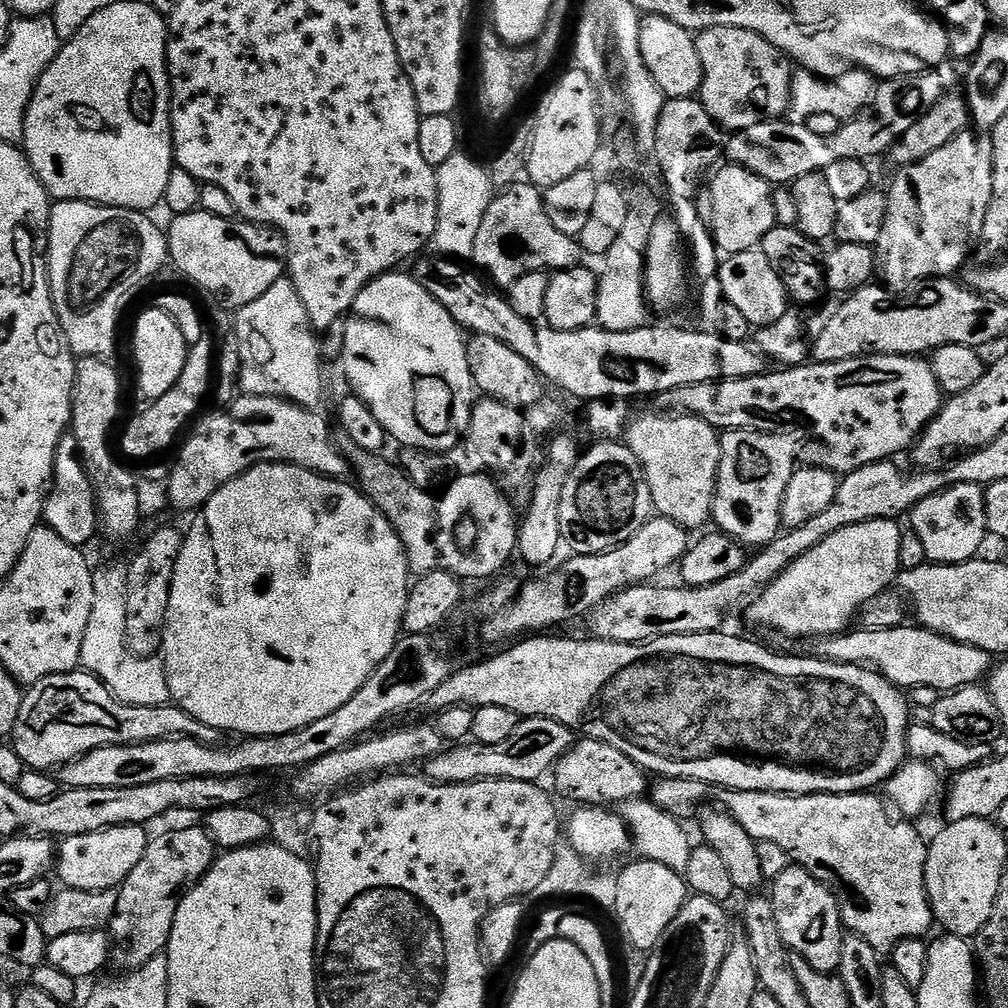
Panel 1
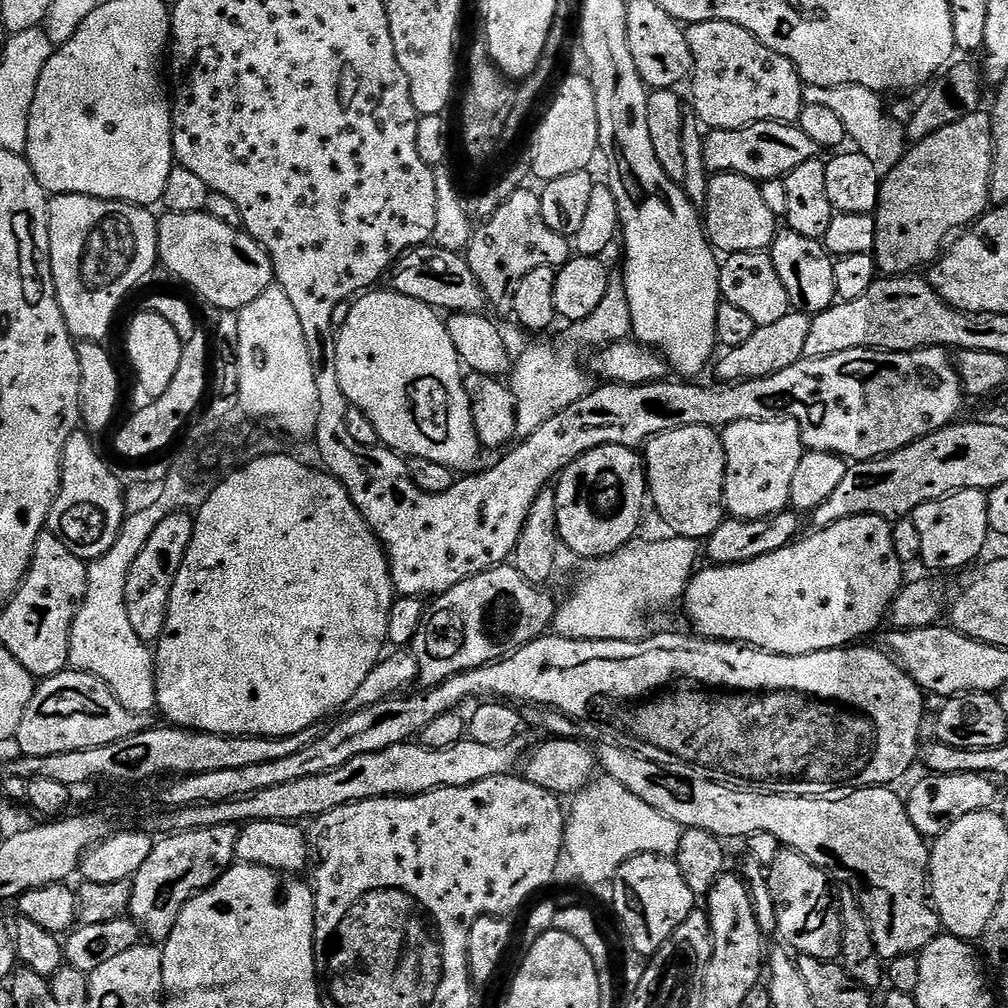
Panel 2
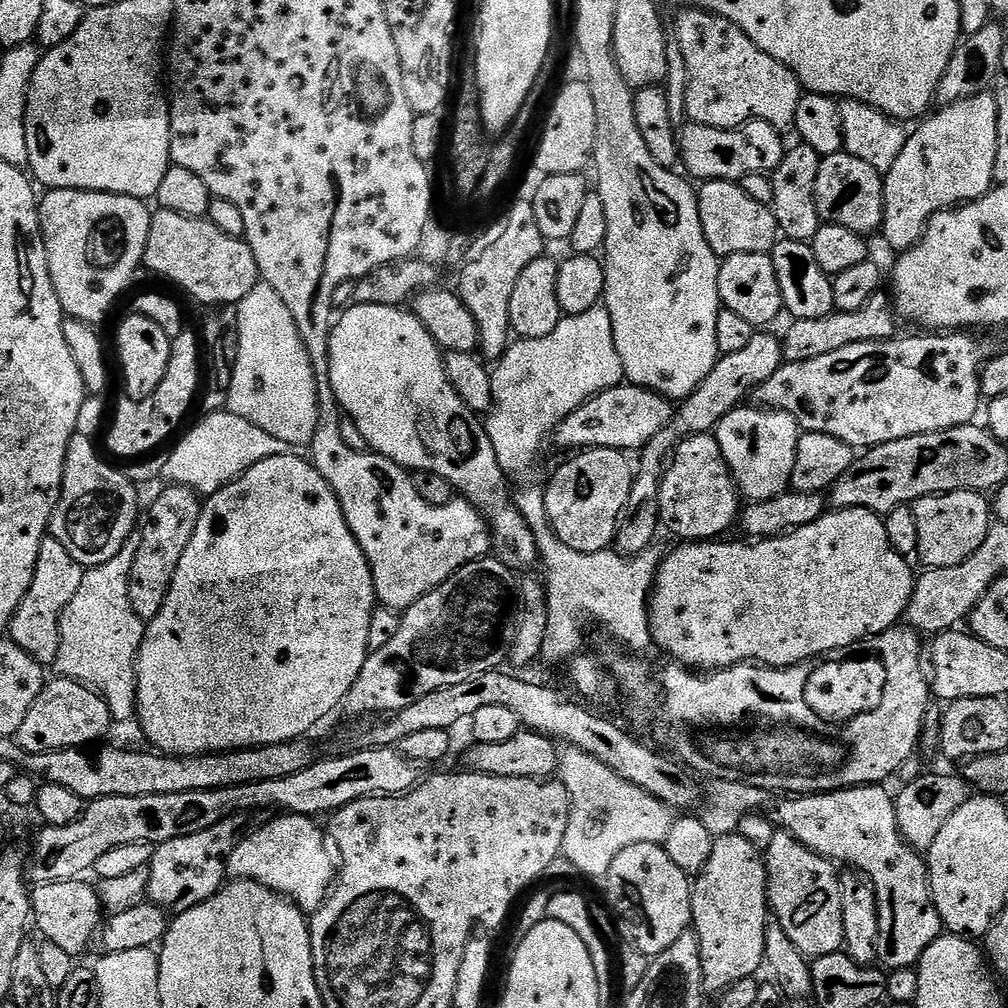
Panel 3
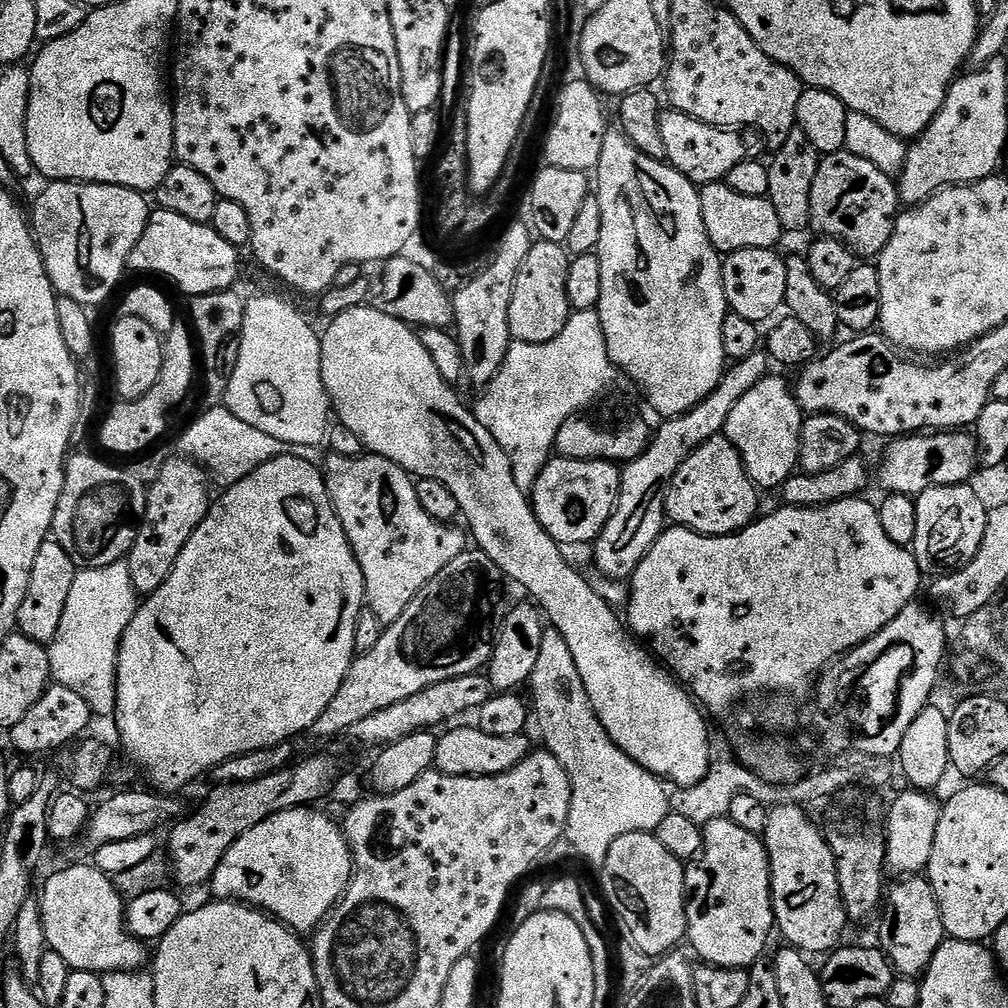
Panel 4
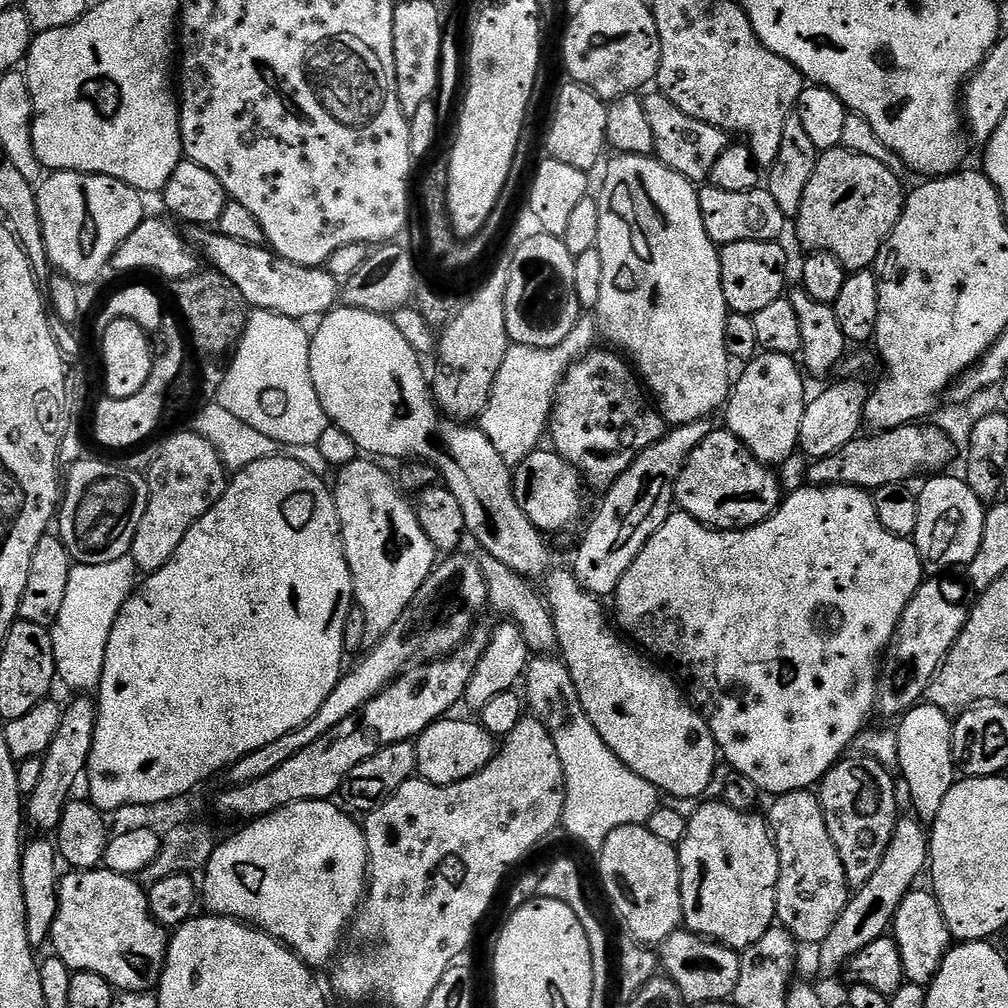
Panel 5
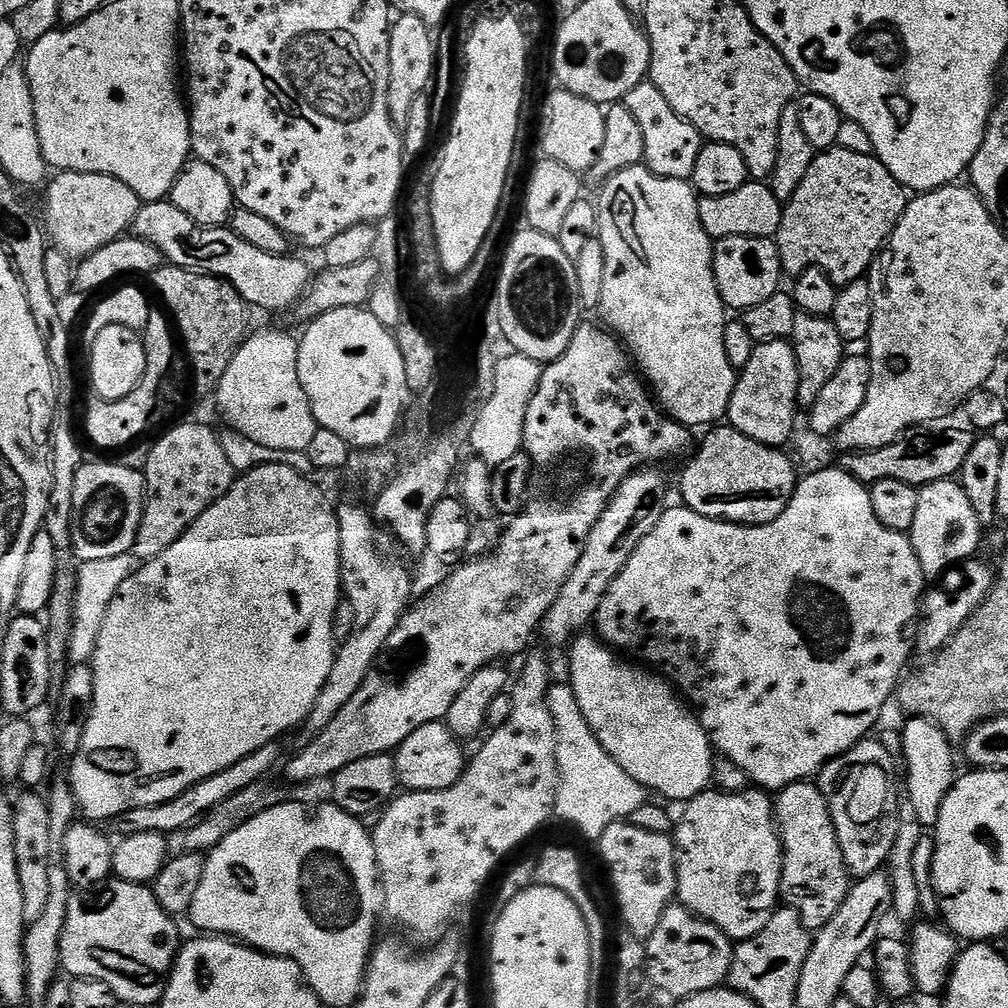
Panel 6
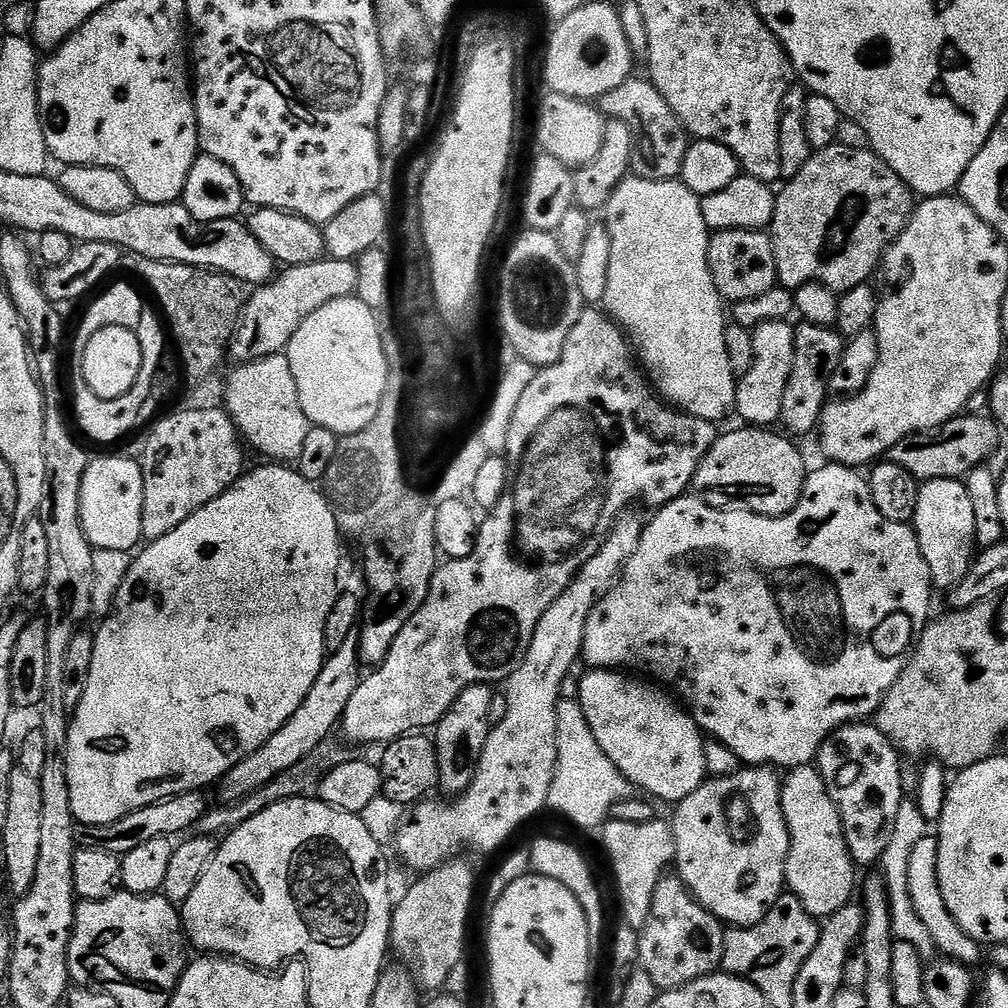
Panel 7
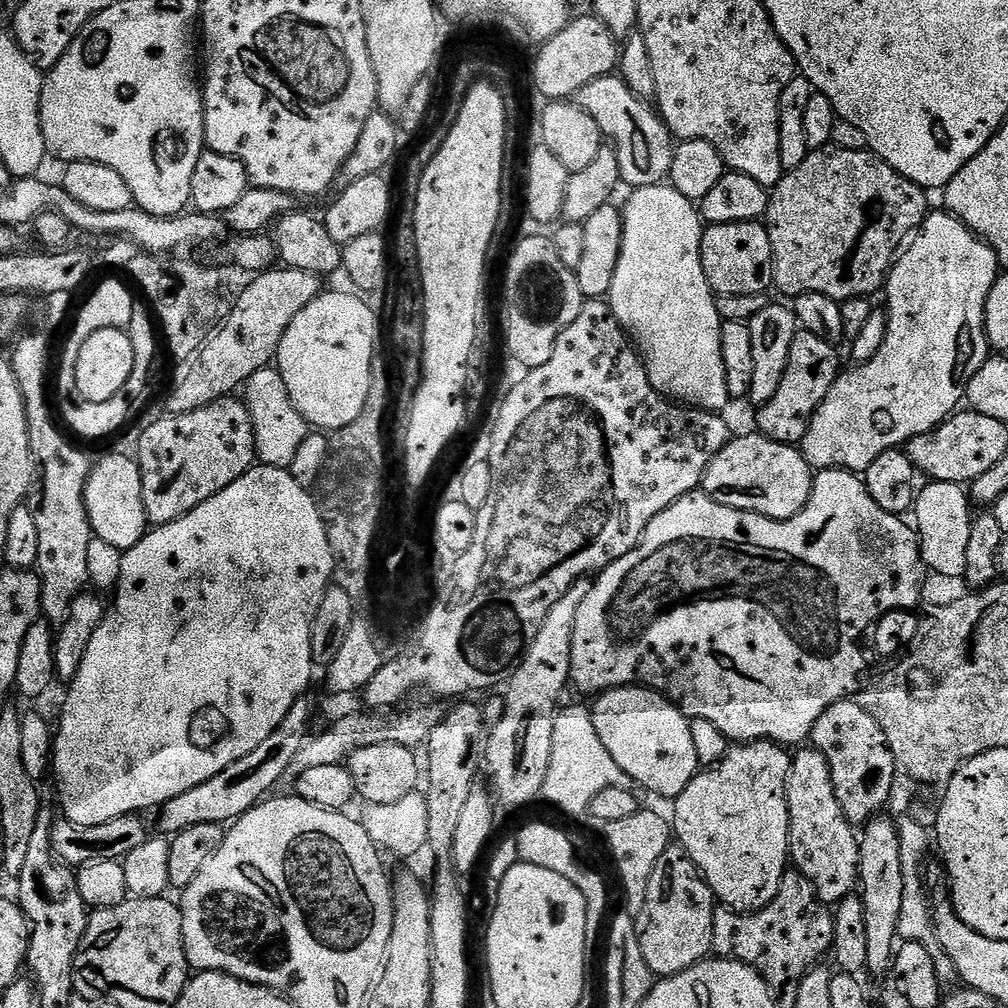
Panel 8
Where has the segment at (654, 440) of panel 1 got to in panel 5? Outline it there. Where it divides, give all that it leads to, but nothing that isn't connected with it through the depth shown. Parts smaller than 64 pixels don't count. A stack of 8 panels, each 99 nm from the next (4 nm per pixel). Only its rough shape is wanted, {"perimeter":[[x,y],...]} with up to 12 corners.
{"perimeter":[[714,430],[676,480],[679,511],[722,532],[782,503],[780,480]]}

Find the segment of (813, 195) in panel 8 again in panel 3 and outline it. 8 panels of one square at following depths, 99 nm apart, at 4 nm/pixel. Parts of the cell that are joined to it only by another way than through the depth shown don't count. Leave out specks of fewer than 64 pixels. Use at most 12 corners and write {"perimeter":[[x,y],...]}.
{"perimeter":[[862,158],[821,159],[821,221],[861,234],[884,223],[884,178]]}

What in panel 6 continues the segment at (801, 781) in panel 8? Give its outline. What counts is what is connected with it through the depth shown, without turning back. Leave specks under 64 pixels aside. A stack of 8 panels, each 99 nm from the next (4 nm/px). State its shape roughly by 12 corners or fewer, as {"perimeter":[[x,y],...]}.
{"perimeter":[[781,788],[783,903],[809,930],[838,914],[850,873],[826,798]]}

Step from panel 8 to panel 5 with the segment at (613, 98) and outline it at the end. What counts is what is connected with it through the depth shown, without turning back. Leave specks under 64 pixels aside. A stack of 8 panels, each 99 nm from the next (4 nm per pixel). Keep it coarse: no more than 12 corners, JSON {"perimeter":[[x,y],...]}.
{"perimeter":[[658,90],[643,101],[655,159],[707,181],[729,133],[682,114]]}

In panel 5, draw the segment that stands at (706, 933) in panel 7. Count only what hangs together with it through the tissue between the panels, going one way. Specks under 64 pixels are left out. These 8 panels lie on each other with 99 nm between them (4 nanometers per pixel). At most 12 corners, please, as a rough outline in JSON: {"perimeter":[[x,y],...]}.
{"perimeter":[[677,930],[658,948],[689,1004],[732,1000],[741,953]]}

